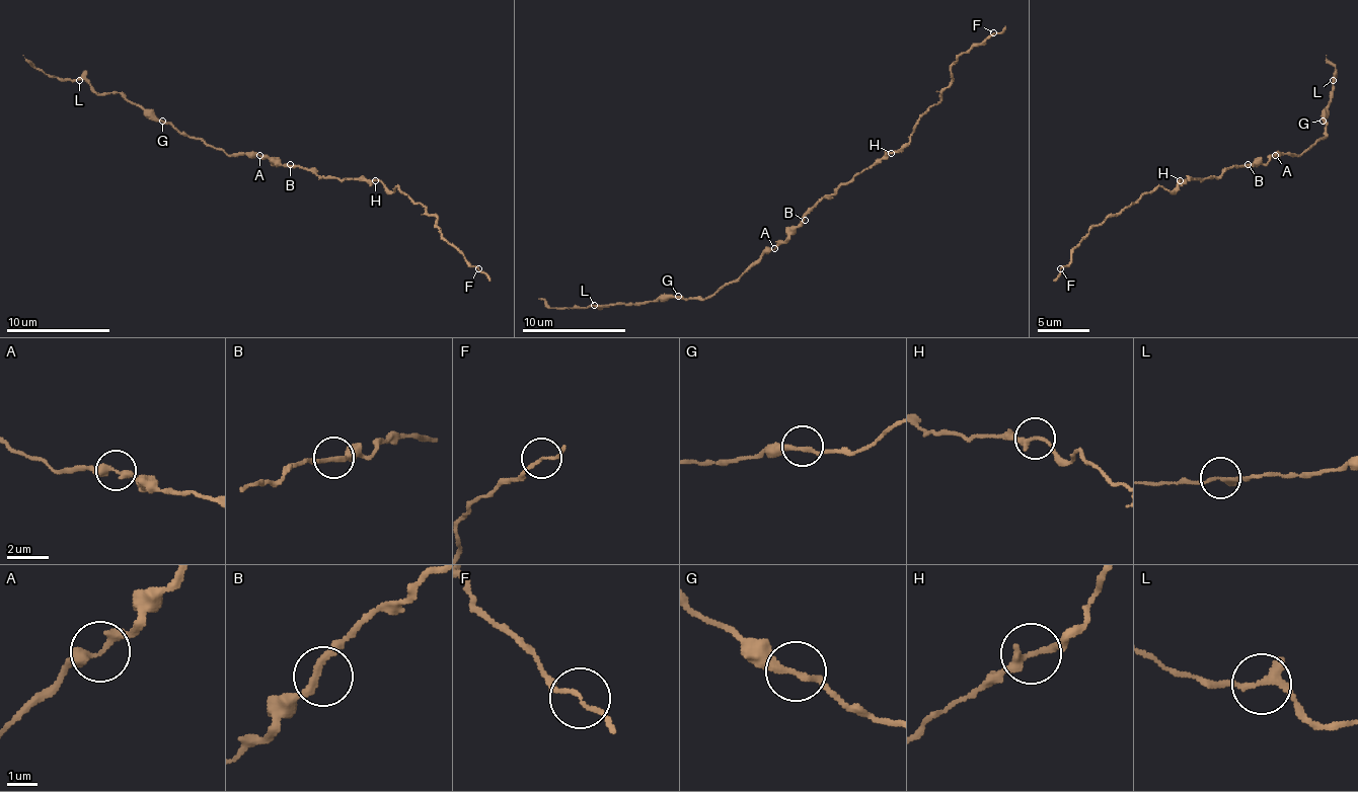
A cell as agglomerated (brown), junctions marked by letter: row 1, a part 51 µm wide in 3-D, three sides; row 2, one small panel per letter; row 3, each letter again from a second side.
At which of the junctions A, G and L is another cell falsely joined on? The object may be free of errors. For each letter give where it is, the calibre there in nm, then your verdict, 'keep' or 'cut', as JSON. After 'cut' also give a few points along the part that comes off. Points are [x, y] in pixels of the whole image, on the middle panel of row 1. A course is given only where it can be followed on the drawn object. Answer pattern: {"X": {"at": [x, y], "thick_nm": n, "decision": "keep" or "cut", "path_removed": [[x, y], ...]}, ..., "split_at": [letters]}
{"A": {"at": [774, 248], "thick_nm": 320, "decision": "keep"}, "G": {"at": [678, 296], "thick_nm": 240, "decision": "keep"}, "L": {"at": [594, 305], "thick_nm": 240, "decision": "keep"}, "split_at": []}

